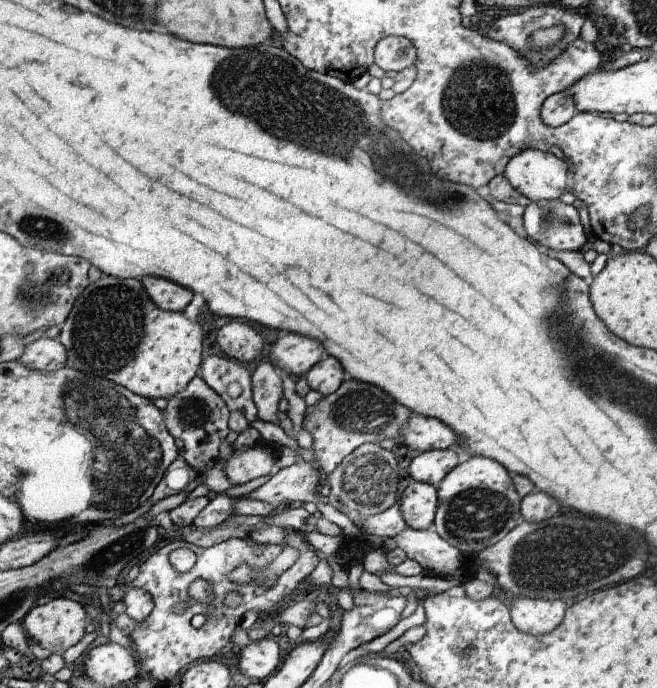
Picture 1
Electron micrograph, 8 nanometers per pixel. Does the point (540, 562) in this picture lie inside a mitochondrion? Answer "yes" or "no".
yes

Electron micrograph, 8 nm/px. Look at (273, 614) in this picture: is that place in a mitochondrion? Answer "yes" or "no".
no

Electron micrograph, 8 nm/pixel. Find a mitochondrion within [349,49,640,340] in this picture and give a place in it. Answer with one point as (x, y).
(478, 101)

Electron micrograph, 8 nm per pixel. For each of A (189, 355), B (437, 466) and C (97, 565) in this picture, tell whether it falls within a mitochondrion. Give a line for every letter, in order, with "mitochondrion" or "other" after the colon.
A: other
B: other
C: mitochondrion

